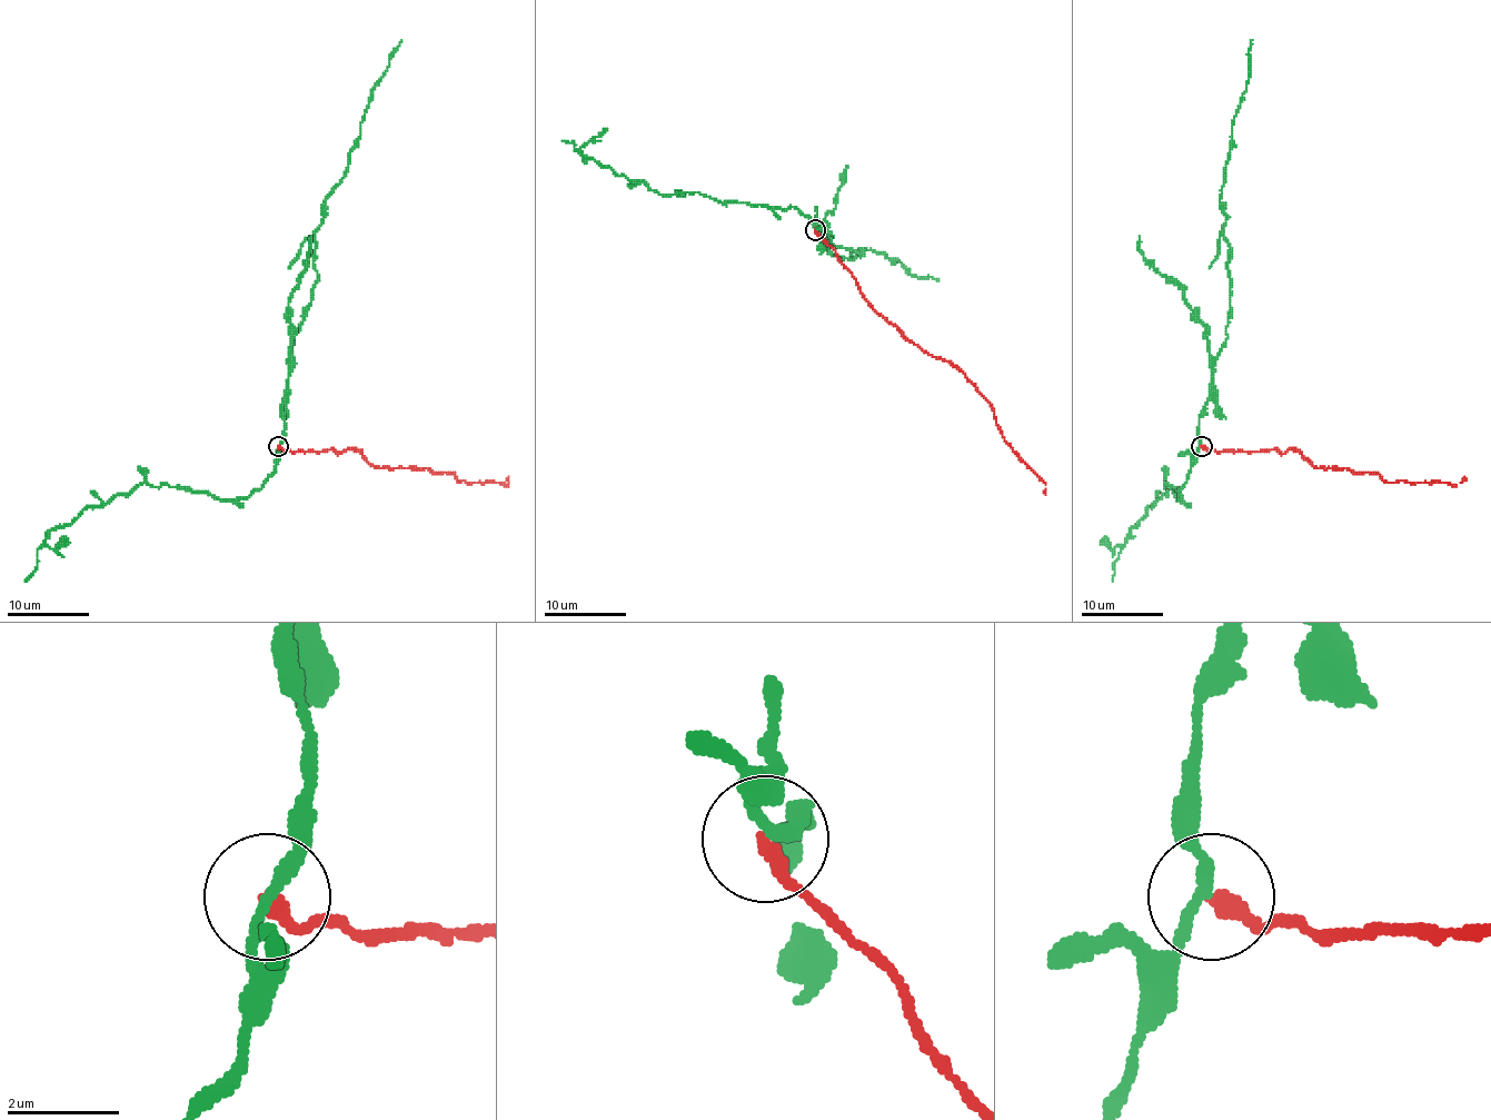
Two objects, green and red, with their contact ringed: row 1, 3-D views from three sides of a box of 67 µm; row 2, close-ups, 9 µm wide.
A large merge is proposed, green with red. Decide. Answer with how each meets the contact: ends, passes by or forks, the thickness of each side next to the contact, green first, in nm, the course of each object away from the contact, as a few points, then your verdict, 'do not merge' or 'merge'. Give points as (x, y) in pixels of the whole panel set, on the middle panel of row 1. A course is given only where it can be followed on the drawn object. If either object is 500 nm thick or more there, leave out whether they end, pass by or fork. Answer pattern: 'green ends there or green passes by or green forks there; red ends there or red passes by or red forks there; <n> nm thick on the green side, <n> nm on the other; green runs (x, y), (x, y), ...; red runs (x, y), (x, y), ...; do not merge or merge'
green passes by; red ends there; 200 nm thick on the green side, 280 nm on the other; green runs (815, 229), (821, 227), (832, 256), (881, 251), (912, 275), (938, 280); red runs (815, 229), (876, 311), (915, 345), (951, 360), (990, 404), (1004, 442), (1045, 485), (1045, 493); do not merge

